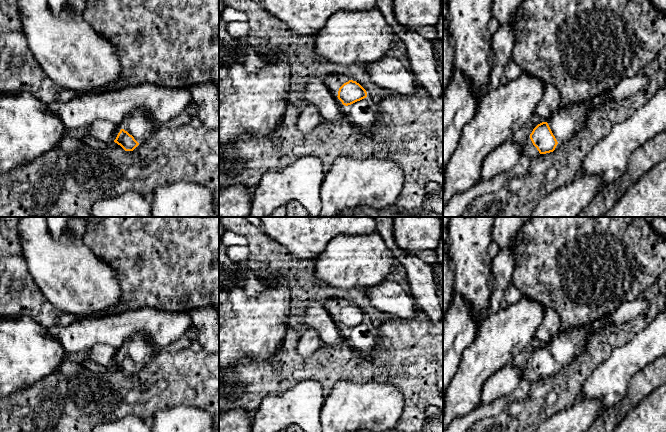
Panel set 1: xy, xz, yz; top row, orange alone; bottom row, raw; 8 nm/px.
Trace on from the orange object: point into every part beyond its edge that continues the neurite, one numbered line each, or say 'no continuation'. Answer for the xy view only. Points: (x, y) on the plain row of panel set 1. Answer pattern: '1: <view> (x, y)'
1: xy (139, 348)

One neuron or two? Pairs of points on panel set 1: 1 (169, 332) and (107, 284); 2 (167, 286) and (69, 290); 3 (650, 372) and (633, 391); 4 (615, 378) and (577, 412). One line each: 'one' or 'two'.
1: two
2: two
3: one
4: two

